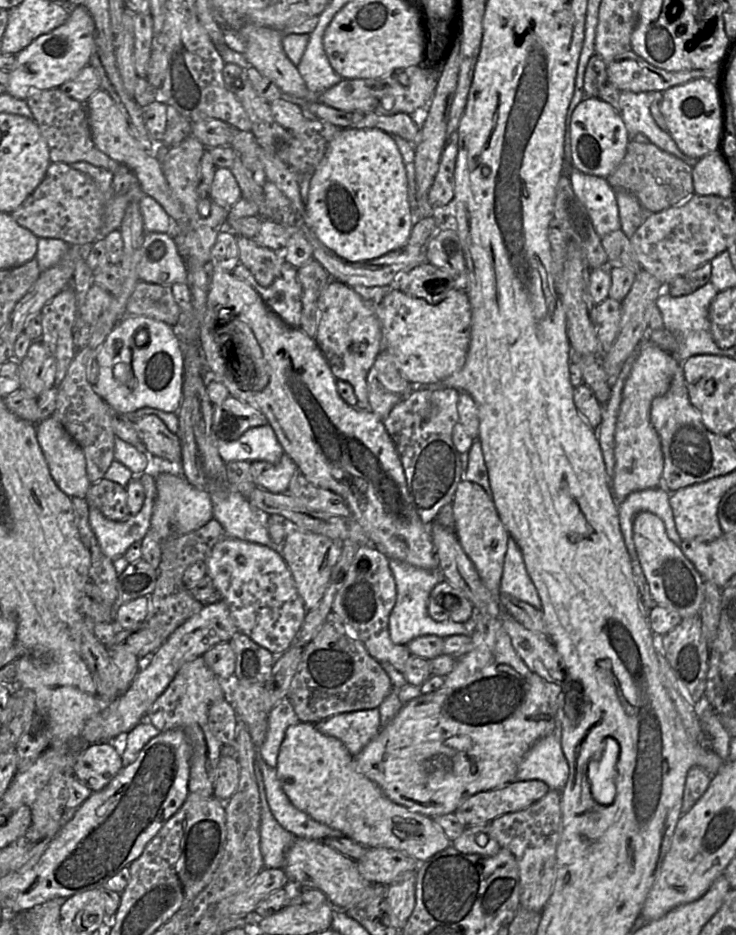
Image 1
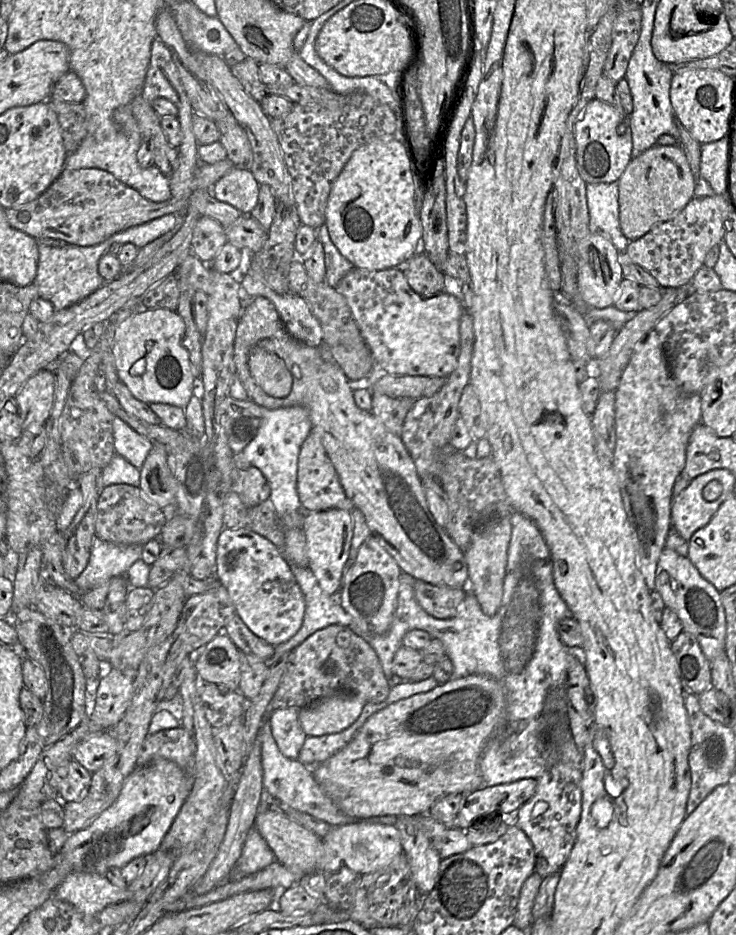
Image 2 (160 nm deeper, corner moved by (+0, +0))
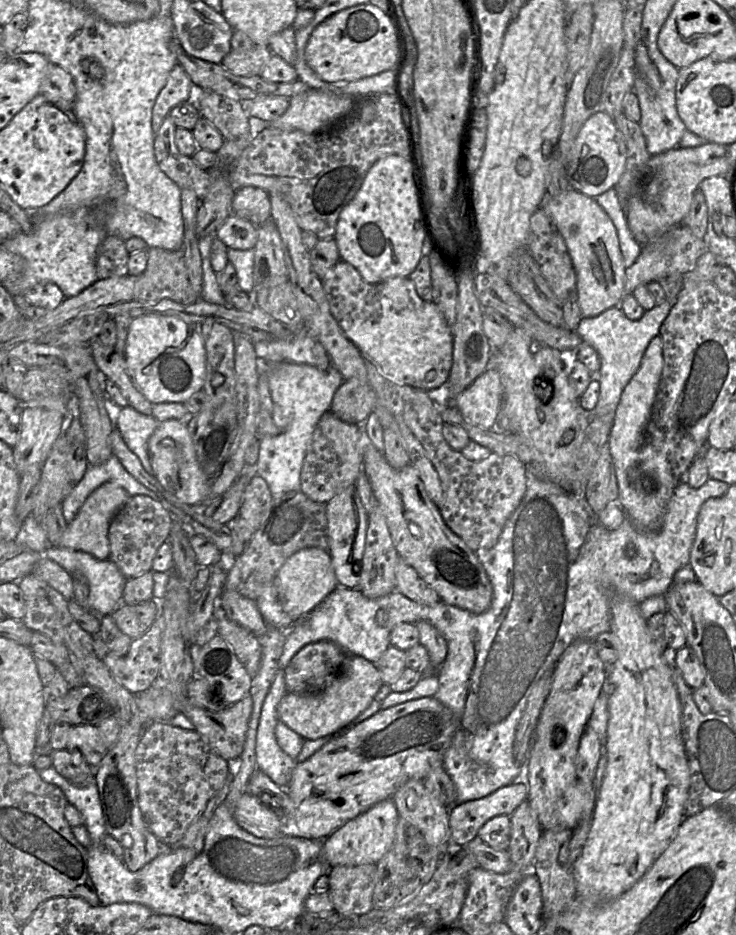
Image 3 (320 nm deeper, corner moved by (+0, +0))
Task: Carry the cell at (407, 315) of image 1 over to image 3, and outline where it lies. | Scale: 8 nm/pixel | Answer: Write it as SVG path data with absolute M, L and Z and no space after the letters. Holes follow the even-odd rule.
M339 260L322 278L322 285L331 313L344 335L383 376L397 384L431 394L444 389L453 363L452 329L434 302L424 301L418 296L408 277L393 277L378 284L369 284L351 264Z

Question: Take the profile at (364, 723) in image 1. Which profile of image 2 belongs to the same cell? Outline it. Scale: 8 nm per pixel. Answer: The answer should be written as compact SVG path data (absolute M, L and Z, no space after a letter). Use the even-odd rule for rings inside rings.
M387 702L366 703L361 714L348 728L335 734L307 737L297 758L302 764L314 767L344 748L370 716L384 709Z

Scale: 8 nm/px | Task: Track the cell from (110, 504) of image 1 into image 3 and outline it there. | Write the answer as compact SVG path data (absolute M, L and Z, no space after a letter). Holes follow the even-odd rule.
M130 495L110 522L109 559L126 579L152 571L158 549L168 540L171 517L163 502L165 501L160 497L159 500L154 500L146 495Z

